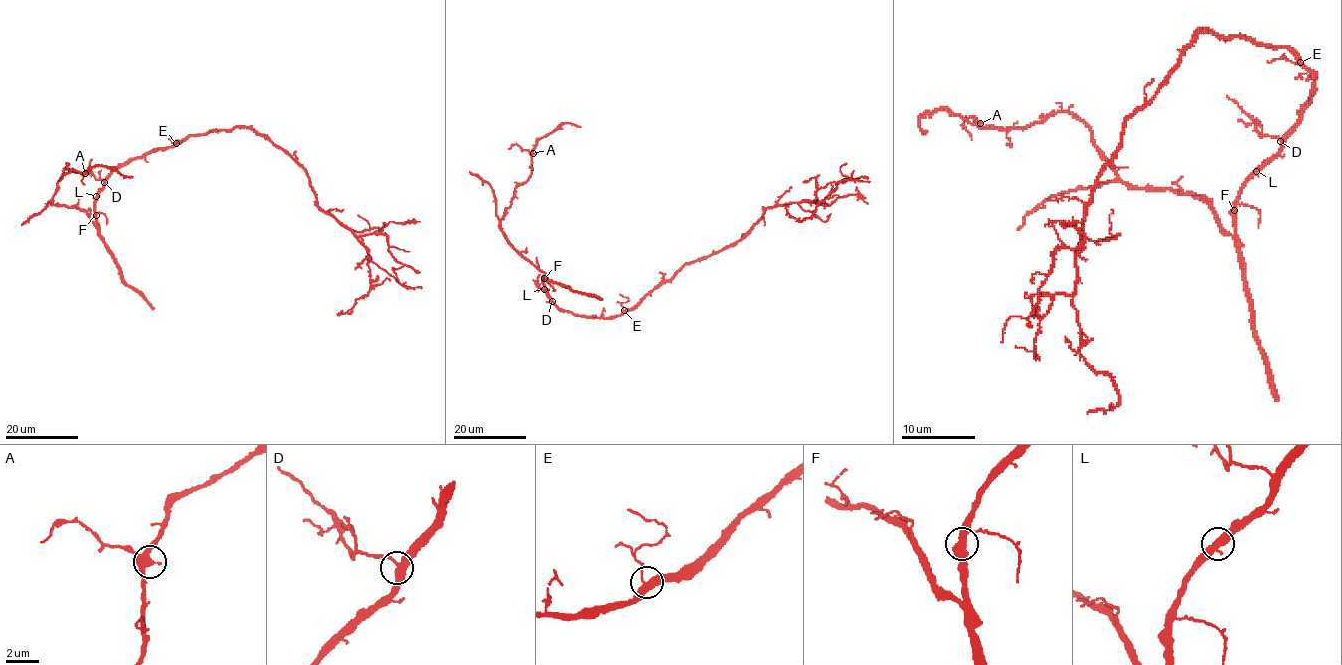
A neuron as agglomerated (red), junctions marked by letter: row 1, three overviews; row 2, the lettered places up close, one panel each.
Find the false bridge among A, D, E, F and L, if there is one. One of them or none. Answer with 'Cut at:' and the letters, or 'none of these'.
Cut at: none of these

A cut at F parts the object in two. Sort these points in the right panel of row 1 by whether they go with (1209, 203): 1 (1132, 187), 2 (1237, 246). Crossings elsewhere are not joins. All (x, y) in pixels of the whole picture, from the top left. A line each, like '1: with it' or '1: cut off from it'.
1: with it
2: with it

